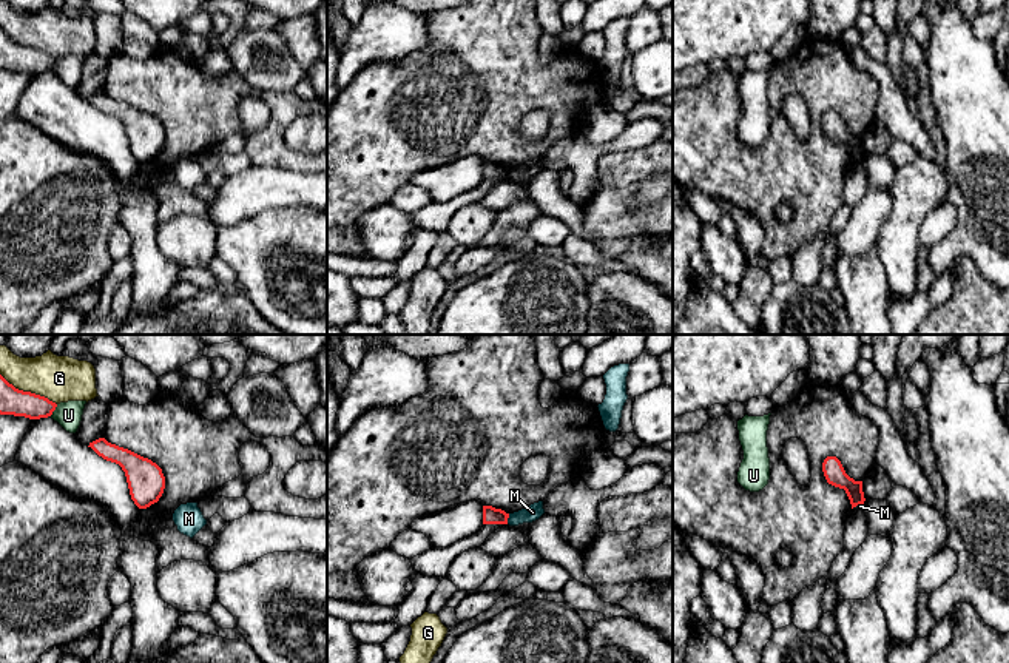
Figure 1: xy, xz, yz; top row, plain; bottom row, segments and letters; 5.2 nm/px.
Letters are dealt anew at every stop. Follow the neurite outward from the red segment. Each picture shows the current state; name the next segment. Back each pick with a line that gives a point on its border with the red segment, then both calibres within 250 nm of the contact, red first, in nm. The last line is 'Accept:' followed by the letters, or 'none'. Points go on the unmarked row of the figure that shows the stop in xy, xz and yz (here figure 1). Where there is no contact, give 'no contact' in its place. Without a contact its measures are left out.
Accept: none

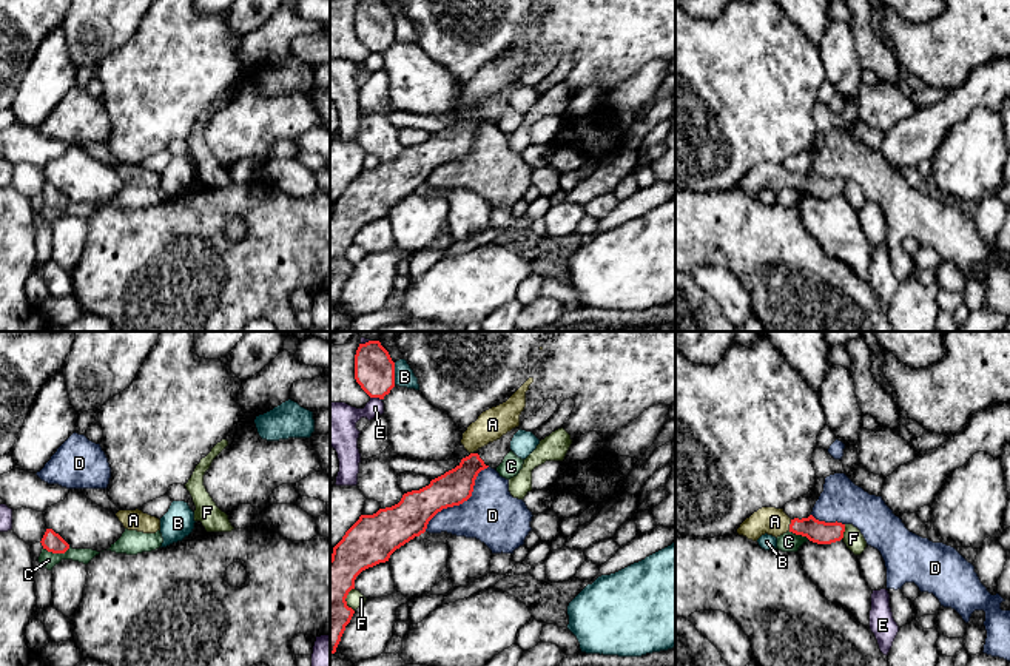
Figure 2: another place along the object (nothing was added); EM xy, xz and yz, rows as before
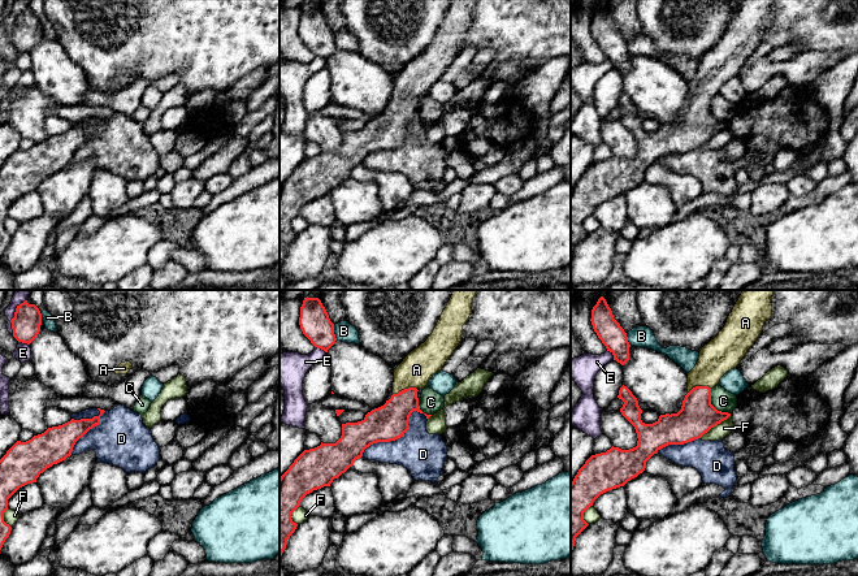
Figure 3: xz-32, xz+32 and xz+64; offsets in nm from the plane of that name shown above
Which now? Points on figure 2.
A: contact yz (790, 181); calibres 120 and 140 nm
Accept: A

